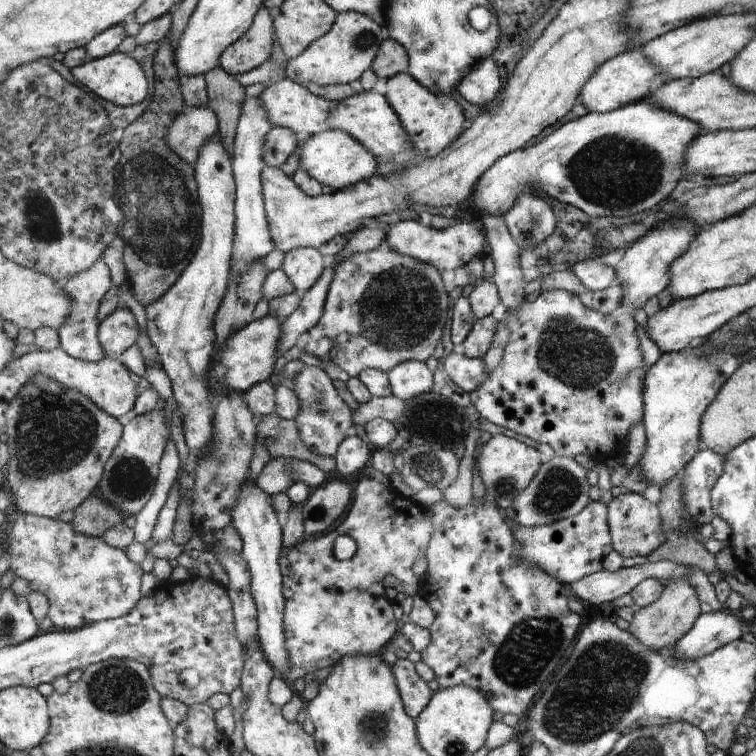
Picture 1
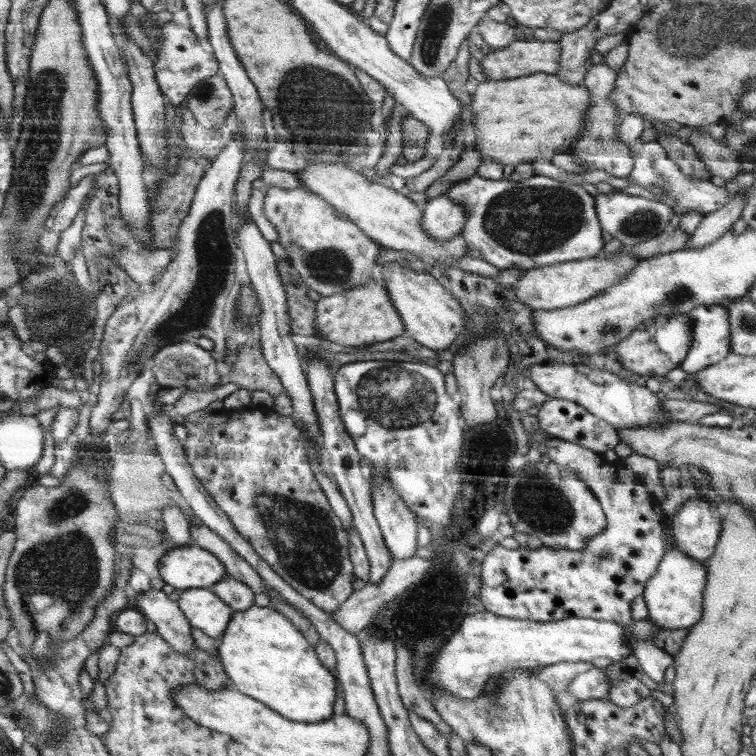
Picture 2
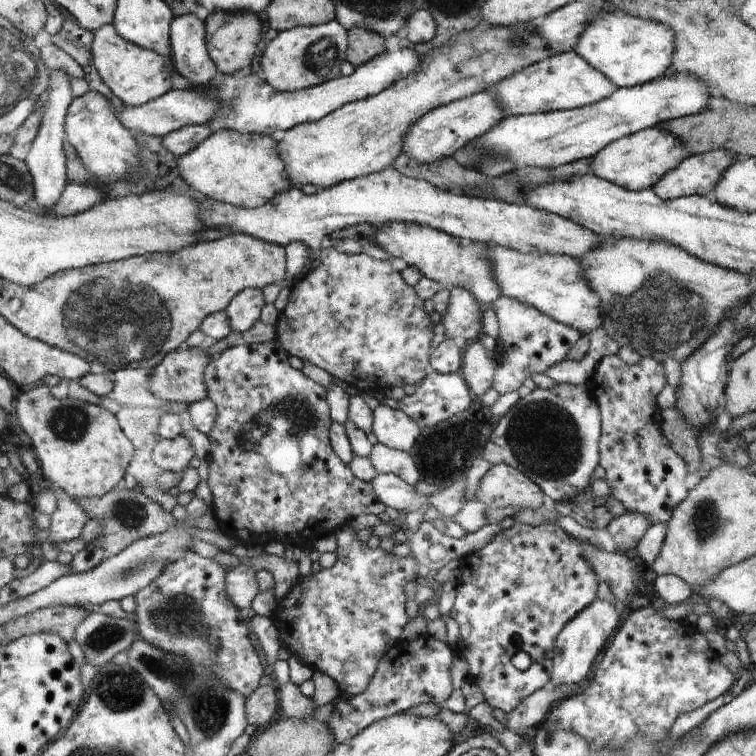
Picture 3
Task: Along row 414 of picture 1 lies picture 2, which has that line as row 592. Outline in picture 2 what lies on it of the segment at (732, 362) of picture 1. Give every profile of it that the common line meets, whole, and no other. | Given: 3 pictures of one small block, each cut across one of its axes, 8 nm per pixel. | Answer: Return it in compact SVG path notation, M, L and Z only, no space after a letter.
M676 549L666 552L657 573L650 577L642 594L648 609L648 618L660 630L684 633L701 621L705 607L705 588L708 585L709 568L706 562L692 559Z

